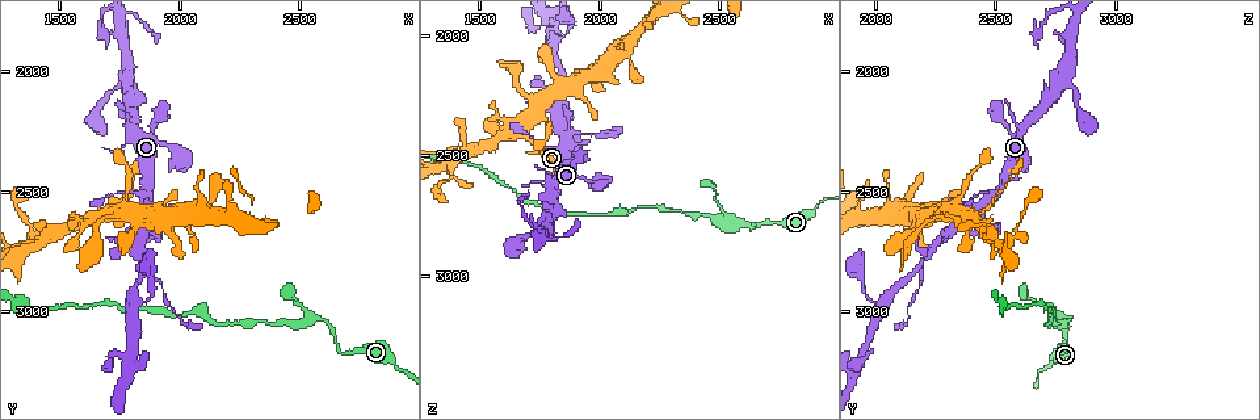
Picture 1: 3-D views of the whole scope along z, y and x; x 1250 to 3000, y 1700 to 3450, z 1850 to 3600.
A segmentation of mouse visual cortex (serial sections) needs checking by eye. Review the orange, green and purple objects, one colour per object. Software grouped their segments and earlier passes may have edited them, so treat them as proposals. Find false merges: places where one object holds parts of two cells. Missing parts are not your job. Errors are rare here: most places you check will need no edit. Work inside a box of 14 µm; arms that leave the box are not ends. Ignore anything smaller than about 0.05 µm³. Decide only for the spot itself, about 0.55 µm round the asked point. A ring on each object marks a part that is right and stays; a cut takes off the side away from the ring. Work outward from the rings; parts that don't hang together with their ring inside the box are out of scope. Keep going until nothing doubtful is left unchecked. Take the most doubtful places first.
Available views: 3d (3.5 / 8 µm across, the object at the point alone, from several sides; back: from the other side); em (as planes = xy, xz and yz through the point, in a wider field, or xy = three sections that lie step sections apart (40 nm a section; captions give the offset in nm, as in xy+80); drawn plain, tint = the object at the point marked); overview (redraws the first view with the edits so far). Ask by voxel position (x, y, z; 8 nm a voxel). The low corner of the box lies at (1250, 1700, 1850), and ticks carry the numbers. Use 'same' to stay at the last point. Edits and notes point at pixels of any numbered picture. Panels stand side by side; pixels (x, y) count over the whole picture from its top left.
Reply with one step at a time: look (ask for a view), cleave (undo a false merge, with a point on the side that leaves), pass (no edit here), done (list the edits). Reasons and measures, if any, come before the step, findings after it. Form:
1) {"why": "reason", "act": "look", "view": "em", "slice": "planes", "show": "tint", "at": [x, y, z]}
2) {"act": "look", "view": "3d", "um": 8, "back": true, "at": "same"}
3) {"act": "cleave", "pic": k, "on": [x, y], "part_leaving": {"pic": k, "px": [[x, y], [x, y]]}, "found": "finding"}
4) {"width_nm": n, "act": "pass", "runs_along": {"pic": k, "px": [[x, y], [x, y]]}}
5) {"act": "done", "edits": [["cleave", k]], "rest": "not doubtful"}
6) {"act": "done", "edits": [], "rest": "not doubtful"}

{"why": "three arms meet", "act": "look", "view": "3d", "um": 3.5, "at": [1830, 2810, 2170]}

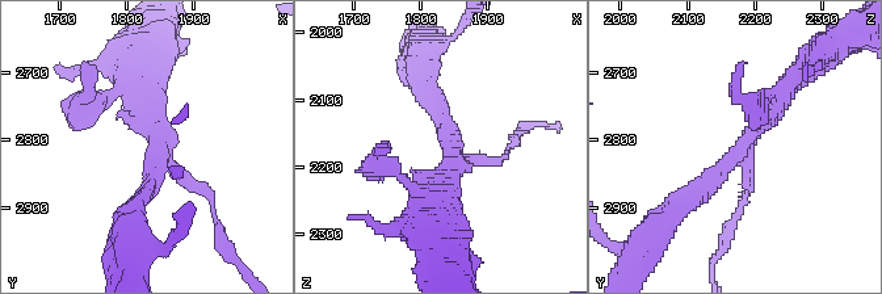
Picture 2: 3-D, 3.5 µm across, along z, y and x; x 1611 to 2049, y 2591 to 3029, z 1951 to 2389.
{"why": "now the EM", "act": "look", "view": "em", "slice": "xy", "step": 3, "show": "tint", "at": [1840, 2810, 2180]}

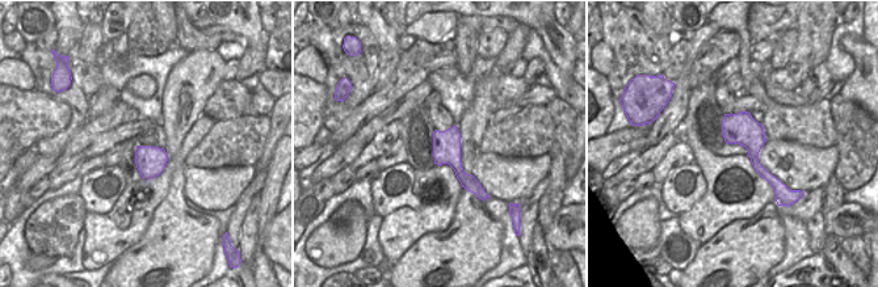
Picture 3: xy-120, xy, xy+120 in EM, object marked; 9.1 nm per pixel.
{"act": "pass", "runs_along": {"pic": 3, "px": [[727, 117], [776, 182]]}, "found": "all the same cell"}

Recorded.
{"act": "look", "view": "em", "slice": "planes", "show": "tint", "at": [2670, 3170, 2780]}

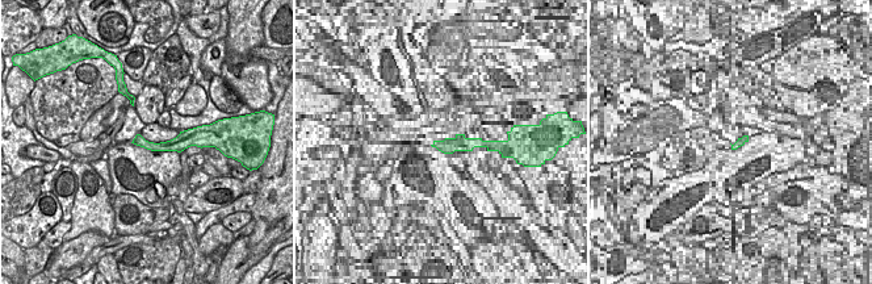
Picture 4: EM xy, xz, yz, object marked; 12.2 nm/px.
{"why": "see where the arms go", "act": "look", "view": "3d", "um": 3.5, "at": "same"}

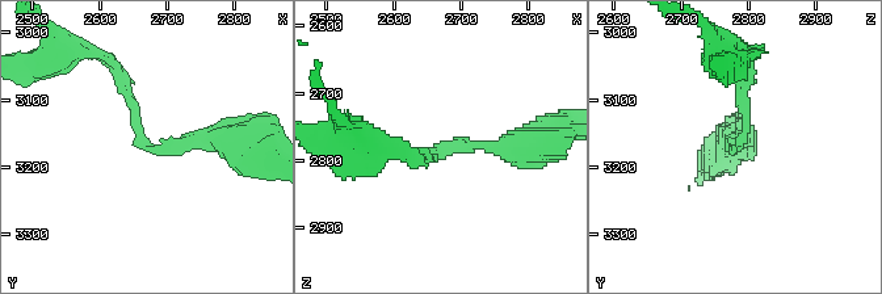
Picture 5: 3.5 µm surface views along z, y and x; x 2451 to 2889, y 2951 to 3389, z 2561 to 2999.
{"width_nm": 130, "act": "pass", "runs_along": {"pic": 5, "px": [[235, 141], [150, 148], [117, 72]]}, "found": "all the same cell"}

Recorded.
{"why": "a fork", "act": "look", "view": "3d", "um": 8, "at": [2540, 3030, 2760]}

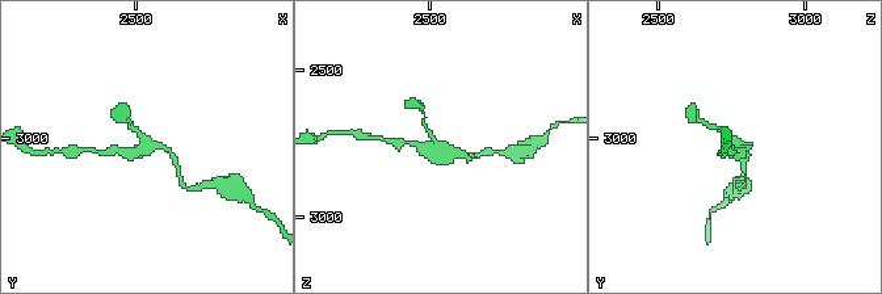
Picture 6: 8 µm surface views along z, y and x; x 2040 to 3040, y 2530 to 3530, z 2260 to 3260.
{"arms": 3, "arm_widths_nm": [150, 150, 200], "why": "need the tissue", "act": "look", "view": "em", "slice": "xy", "step": 5, "show": "tint", "at": [2540, 3040, 2770]}

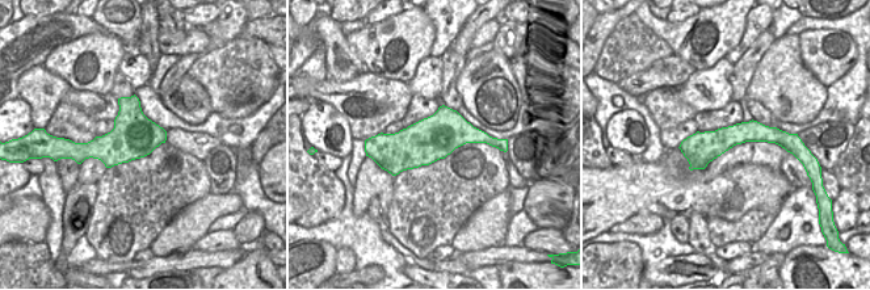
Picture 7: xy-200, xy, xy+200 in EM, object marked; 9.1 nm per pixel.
{"act": "pass", "found": "one cell here"}

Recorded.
{"act": "done", "edits": [], "rest": "not doubtful"}

